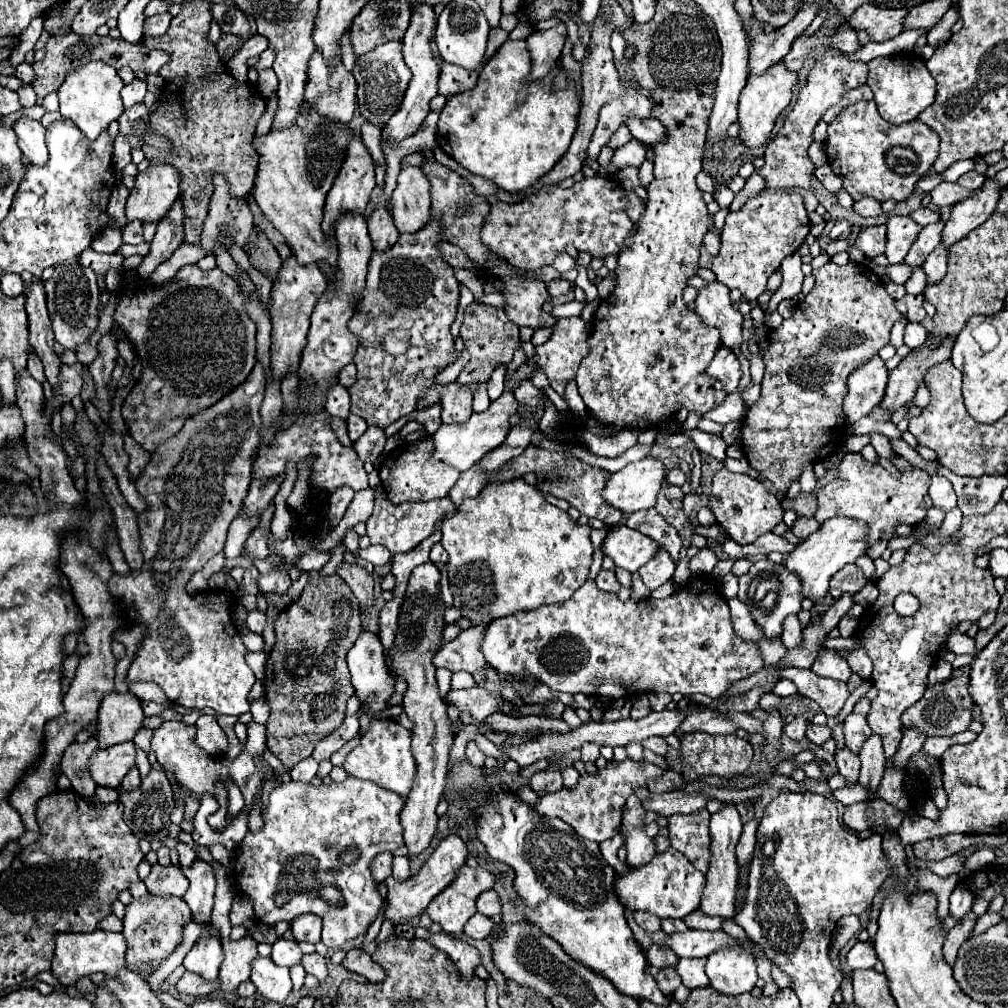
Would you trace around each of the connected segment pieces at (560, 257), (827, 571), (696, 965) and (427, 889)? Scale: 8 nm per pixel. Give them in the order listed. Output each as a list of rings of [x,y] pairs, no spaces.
[[[564,252],[564,254],[556,254],[556,258],[554,258],[552,266],[562,274],[562,272],[566,272],[566,270],[572,270],[572,268],[574,268],[574,258],[572,258],[568,252]]]
[[[832,518],[826,520],[814,534],[810,534],[802,544],[798,544],[788,556],[784,556],[782,564],[800,578],[804,598],[812,600],[814,604],[820,602],[828,592],[830,578],[844,568],[846,564],[856,562],[858,556],[866,554],[866,526],[860,520],[852,518]]]
[[[680,958],[676,972],[680,974],[686,988],[704,988],[708,986],[708,976],[704,972],[704,958]]]
[[[456,834],[444,838],[440,842],[440,846],[434,850],[434,854],[428,858],[428,862],[422,866],[422,870],[416,876],[410,876],[408,880],[396,880],[389,876],[386,878],[386,886],[388,886],[388,910],[386,910],[386,918],[392,922],[402,922],[404,918],[410,916],[420,916],[426,906],[430,904],[430,900],[434,896],[438,896],[458,874],[458,870],[466,864],[468,858],[468,848],[464,846],[464,840],[460,840]]]

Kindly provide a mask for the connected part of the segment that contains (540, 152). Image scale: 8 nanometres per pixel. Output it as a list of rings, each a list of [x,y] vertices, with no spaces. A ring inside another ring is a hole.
[[[506,40],[498,52],[486,62],[486,66],[480,70],[480,78],[474,90],[462,92],[452,96],[446,102],[446,108],[440,112],[438,120],[438,144],[440,148],[452,156],[460,166],[464,166],[468,172],[482,176],[490,182],[494,182],[498,188],[508,192],[520,192],[532,186],[536,180],[540,180],[544,174],[548,174],[556,162],[566,154],[570,140],[576,132],[578,124],[578,100],[576,100],[576,86],[570,74],[570,88],[554,92],[552,80],[556,76],[556,68],[550,72],[548,78],[526,84],[524,78],[530,72],[530,54],[526,48],[526,40]]]

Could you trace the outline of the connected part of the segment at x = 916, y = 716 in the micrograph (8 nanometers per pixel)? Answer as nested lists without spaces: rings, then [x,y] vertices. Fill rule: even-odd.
[[[962,666],[956,668],[946,682],[926,688],[924,696],[904,712],[902,716],[904,728],[918,728],[928,736],[954,736],[958,732],[968,730],[968,724],[972,720],[972,706],[974,706],[968,694],[968,676],[970,676],[970,666]]]

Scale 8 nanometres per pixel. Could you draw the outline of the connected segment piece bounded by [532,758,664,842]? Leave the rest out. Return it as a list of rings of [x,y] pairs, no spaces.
[[[626,758],[624,762],[608,762],[598,774],[582,774],[580,782],[574,788],[562,788],[558,792],[546,794],[542,800],[532,804],[532,812],[542,816],[558,816],[566,824],[570,824],[582,838],[588,840],[606,840],[618,834],[620,826],[620,808],[624,806],[626,798],[634,794],[636,786],[646,786],[646,782],[654,776],[660,776],[664,770],[656,764],[648,762],[632,762]]]

